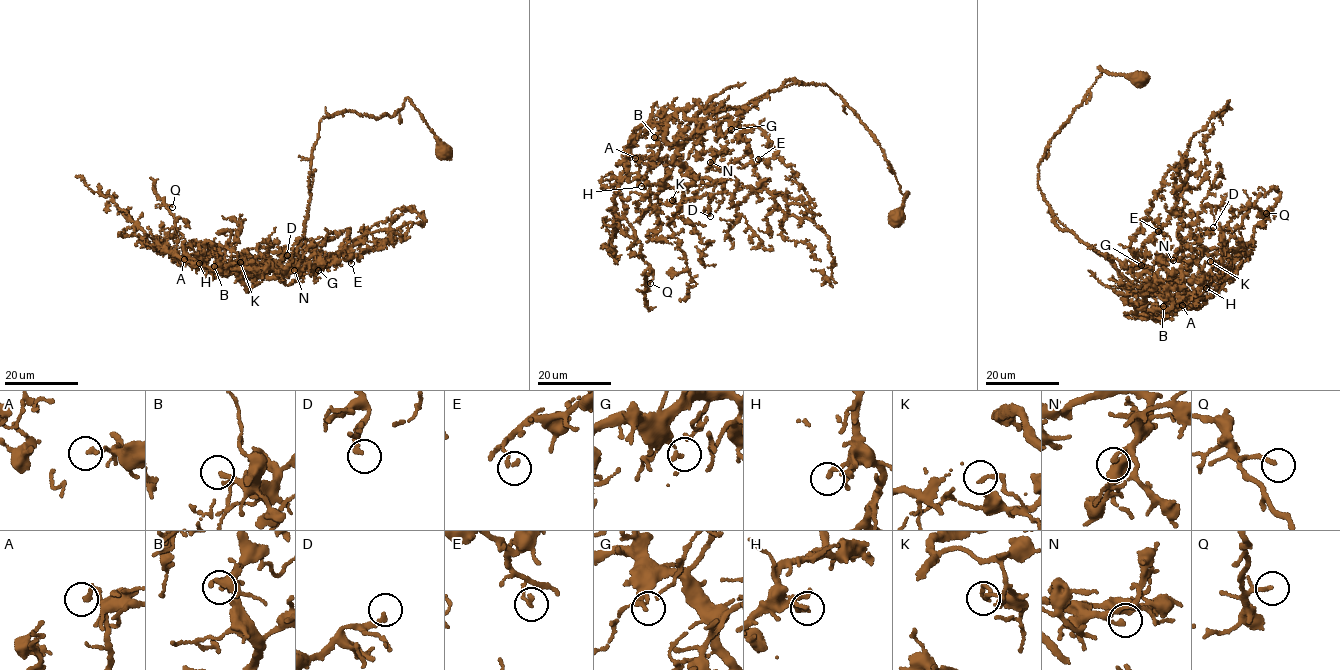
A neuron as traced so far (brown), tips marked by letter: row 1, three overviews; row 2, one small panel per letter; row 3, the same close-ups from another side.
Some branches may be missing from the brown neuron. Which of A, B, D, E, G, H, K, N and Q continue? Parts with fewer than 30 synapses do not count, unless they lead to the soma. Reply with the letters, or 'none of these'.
B, D

